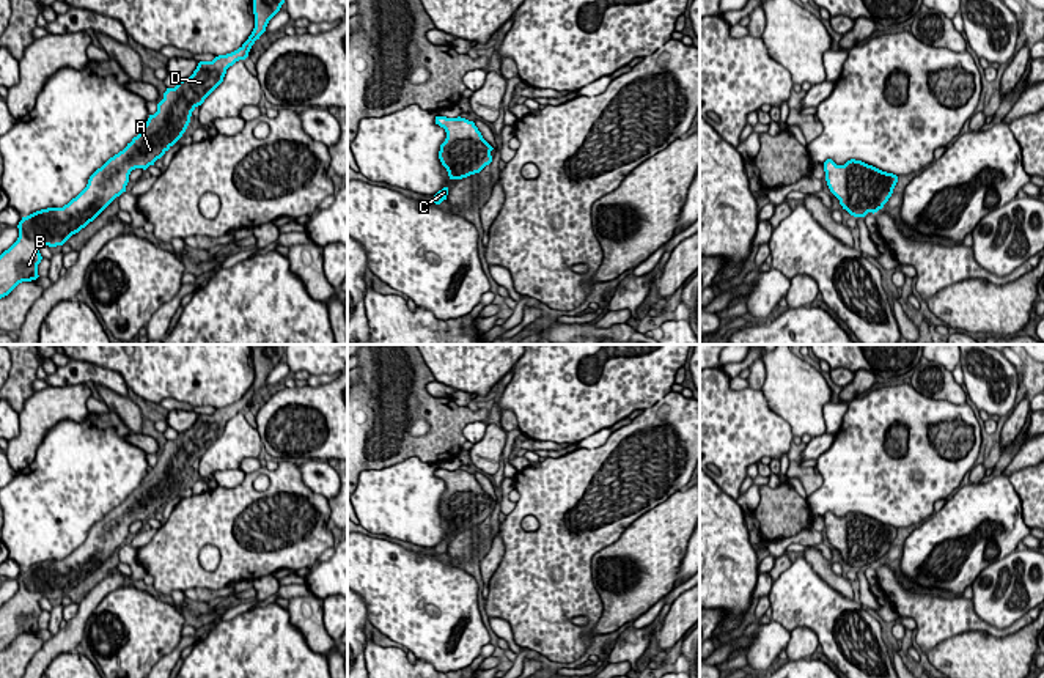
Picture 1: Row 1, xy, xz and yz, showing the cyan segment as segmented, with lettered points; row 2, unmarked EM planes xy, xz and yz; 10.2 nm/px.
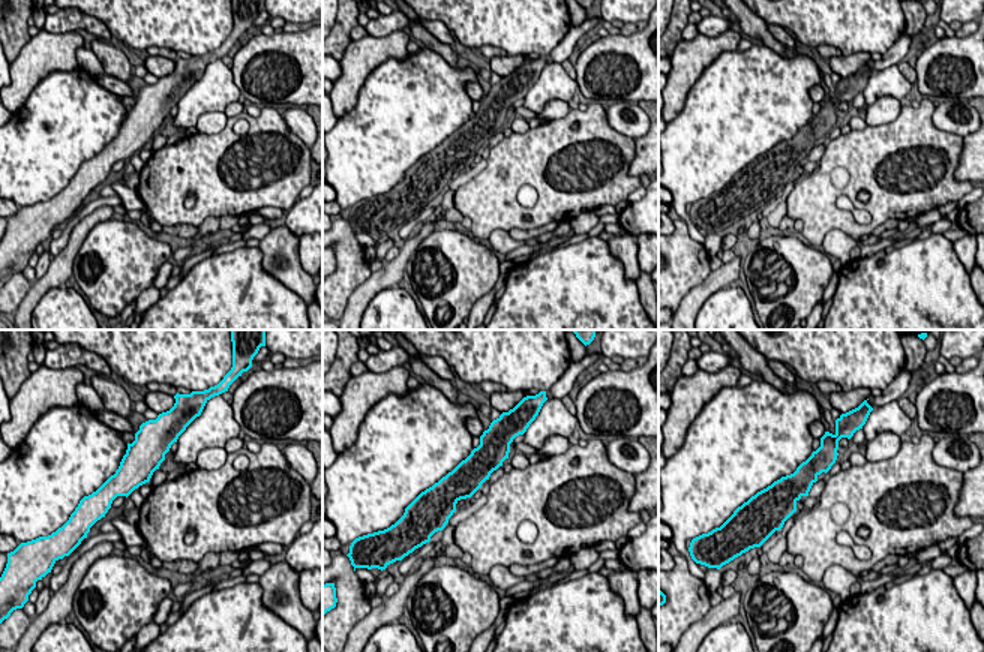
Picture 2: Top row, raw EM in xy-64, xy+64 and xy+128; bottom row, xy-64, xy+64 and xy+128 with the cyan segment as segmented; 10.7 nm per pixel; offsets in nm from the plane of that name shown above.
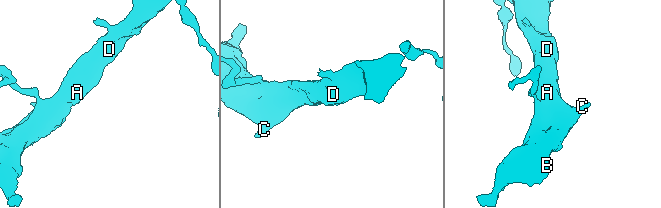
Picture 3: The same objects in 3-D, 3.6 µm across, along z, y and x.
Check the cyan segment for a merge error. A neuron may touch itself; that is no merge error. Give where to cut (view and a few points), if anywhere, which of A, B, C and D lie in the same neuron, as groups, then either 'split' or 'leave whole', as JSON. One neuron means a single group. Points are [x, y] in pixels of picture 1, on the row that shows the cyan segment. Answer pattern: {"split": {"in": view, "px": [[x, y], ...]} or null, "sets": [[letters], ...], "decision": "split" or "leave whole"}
{"split": null, "sets": [["A", "B", "C", "D"]], "decision": "leave whole"}

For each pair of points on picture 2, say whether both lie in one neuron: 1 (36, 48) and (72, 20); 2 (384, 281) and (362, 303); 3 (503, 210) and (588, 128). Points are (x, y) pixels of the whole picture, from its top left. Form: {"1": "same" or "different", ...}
{"1": "different", "2": "same", "3": "same"}

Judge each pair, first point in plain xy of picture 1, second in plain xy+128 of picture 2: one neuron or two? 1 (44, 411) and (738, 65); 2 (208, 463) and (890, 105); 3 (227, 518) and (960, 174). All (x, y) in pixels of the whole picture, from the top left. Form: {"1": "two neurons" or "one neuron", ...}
{"1": "two neurons", "2": "two neurons", "3": "two neurons"}

